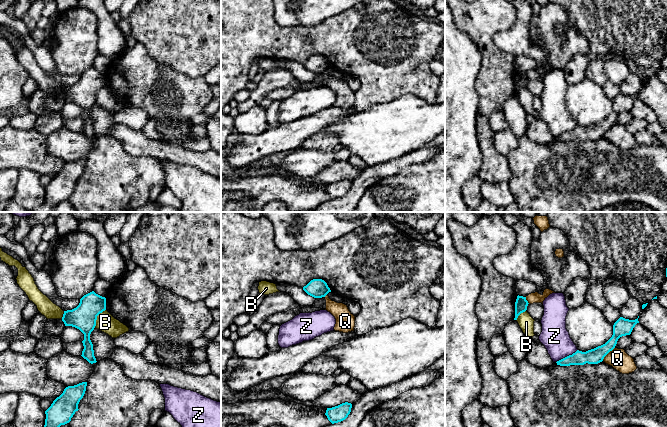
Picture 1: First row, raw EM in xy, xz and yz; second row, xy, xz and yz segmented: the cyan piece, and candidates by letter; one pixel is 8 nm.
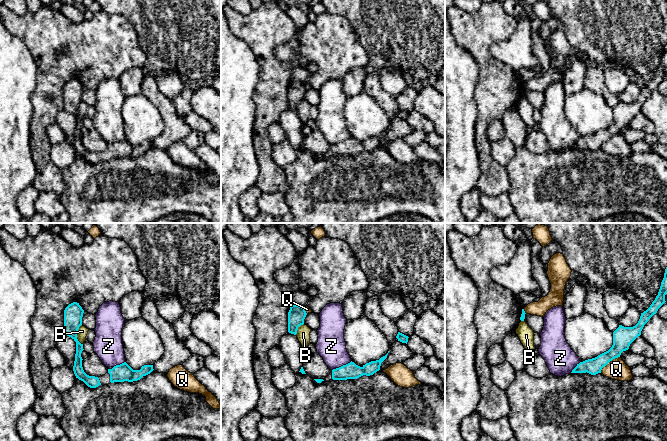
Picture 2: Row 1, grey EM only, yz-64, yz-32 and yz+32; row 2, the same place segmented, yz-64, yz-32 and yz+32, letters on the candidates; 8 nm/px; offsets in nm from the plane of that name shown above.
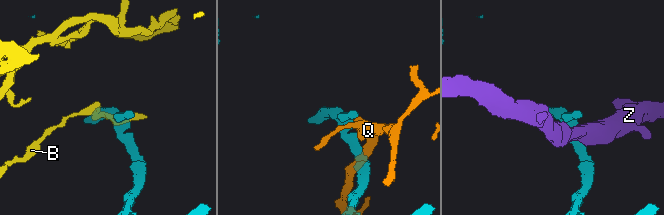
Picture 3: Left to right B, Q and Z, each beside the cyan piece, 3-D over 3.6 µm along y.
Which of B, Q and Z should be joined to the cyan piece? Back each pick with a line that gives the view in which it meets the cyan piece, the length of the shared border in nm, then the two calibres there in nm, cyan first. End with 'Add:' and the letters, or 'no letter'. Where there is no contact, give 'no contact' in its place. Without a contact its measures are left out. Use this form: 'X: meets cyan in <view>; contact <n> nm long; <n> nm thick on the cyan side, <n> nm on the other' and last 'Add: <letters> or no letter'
Add: no letter

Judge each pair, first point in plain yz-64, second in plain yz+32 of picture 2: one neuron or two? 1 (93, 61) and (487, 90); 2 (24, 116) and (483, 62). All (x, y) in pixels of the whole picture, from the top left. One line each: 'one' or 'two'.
1: one
2: two

